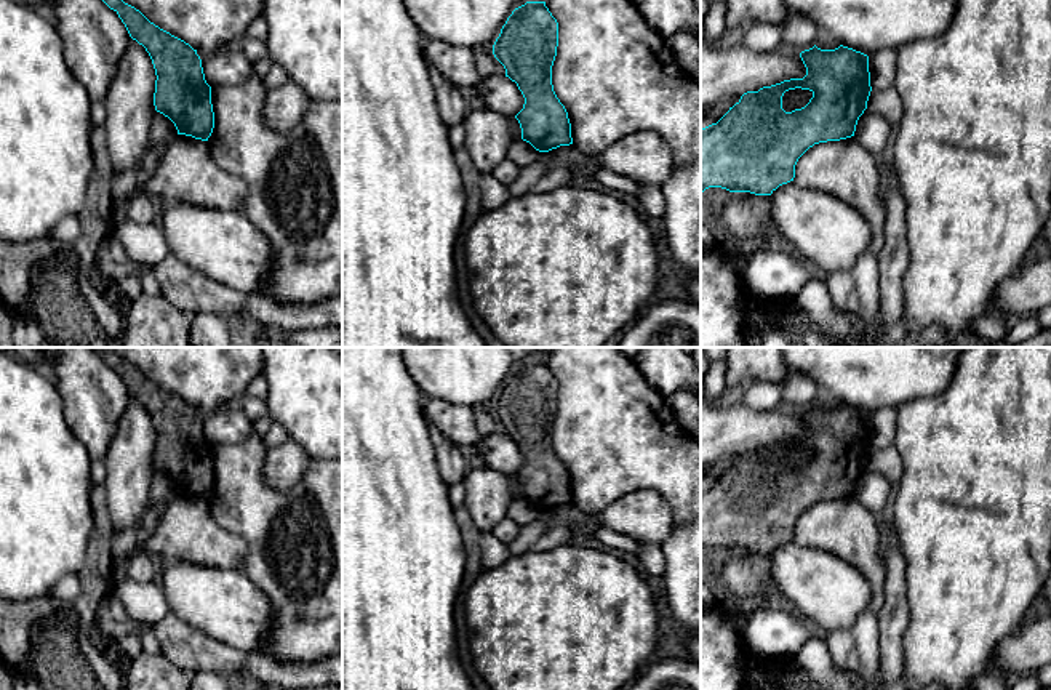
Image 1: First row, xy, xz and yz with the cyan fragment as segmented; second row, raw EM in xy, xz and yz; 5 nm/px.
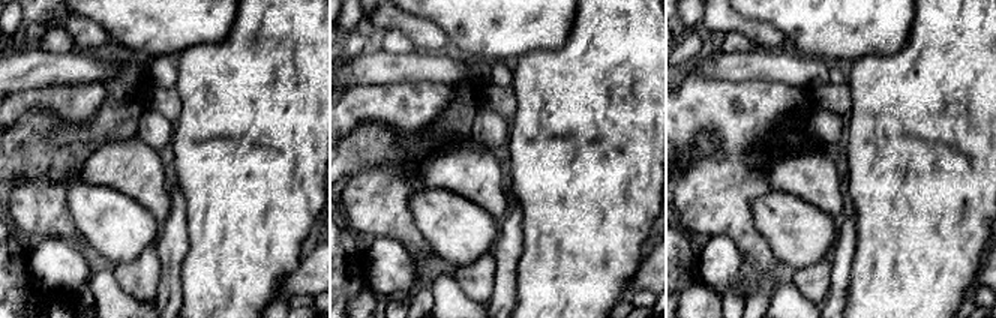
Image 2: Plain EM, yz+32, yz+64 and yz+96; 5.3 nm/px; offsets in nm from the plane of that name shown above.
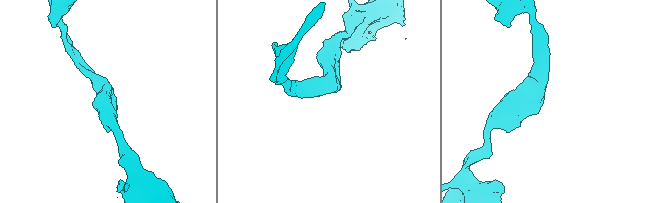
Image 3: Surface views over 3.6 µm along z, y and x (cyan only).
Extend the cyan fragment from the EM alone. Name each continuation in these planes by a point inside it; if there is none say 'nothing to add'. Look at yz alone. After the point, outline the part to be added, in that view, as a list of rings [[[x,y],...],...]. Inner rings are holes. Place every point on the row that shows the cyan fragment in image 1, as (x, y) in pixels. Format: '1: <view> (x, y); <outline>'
nothing to add

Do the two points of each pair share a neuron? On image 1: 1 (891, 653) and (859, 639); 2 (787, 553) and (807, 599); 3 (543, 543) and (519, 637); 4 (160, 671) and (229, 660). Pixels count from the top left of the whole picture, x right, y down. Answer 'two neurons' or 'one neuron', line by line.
1: two neurons
2: one neuron
3: two neurons
4: two neurons

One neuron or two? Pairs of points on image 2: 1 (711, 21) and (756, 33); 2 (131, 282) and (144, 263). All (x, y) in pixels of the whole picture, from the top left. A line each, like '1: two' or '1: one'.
1: one
2: one

